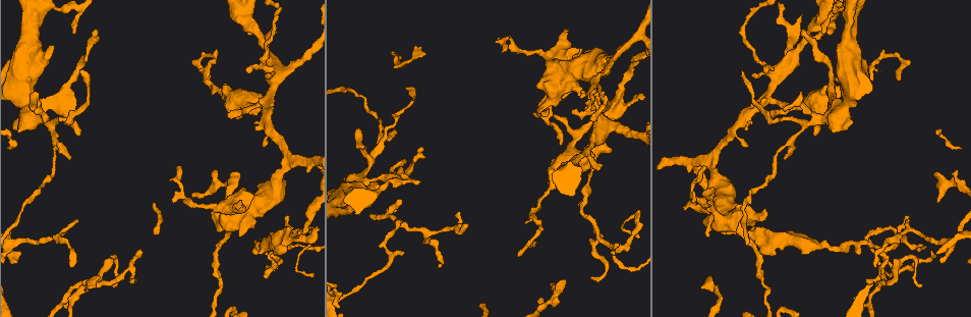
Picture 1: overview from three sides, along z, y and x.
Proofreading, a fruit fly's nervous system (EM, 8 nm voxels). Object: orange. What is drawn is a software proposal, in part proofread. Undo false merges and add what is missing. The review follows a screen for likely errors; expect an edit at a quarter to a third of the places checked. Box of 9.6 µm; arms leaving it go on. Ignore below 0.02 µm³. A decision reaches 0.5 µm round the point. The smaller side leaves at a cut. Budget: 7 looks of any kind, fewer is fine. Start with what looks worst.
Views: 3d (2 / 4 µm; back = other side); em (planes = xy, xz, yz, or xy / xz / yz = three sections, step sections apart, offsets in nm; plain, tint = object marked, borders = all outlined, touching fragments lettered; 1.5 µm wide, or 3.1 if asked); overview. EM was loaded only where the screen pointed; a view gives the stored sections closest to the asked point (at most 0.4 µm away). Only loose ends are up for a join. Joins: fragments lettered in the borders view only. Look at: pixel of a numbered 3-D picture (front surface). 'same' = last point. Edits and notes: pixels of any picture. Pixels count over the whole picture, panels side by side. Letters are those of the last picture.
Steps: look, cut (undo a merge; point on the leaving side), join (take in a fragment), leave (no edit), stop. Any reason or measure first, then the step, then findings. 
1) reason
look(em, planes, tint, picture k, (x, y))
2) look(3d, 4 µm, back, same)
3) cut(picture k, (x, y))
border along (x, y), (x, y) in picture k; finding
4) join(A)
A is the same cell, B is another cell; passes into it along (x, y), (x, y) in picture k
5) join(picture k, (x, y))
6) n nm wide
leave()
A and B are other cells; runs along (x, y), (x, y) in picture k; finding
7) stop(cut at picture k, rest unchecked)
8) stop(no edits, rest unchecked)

sudden change in width
look(3d, 2 µm, back, picture 1, (591, 167))

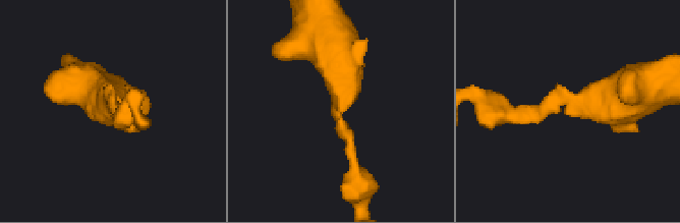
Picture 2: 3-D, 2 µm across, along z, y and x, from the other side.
arms of 170, 340 nm; need the tissue
look(em, yz, step 8, tint, picture 2, (576, 102))

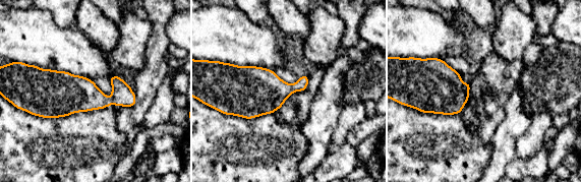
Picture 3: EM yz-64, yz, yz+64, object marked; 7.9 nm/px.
another direction
look(em, planes, borders, same)

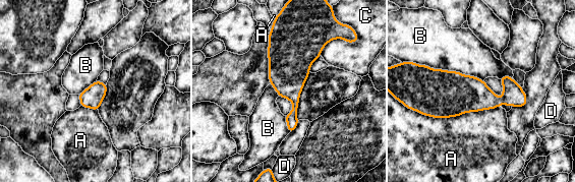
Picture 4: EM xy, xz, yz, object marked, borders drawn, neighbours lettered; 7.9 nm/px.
leave()
A, B, C and D are other cells; border along (419, 64), (482, 80) in picture 4; continuous, no second neuron

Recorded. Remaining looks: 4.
free end
look(em, planes, borders, picture 1, (865, 281))

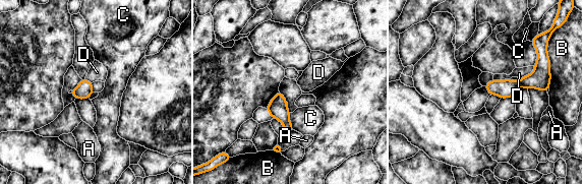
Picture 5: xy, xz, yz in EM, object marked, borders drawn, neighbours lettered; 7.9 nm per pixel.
130 nm wide
leave()
A, B, C and D are other cells; border along (535, 67), (530, 73), (520, 78) in picture 5; no lettered fragment goes on from it

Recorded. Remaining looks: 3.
free end
look(em, planes, borders, picture 1, (228, 115))

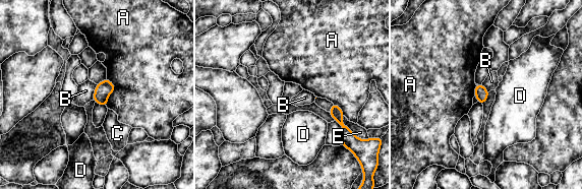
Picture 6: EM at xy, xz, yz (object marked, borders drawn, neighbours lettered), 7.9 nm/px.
leave()
A, B, C, D and E are other cells; none of them fits

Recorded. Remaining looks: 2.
stop(no edits, rest unchecked)

